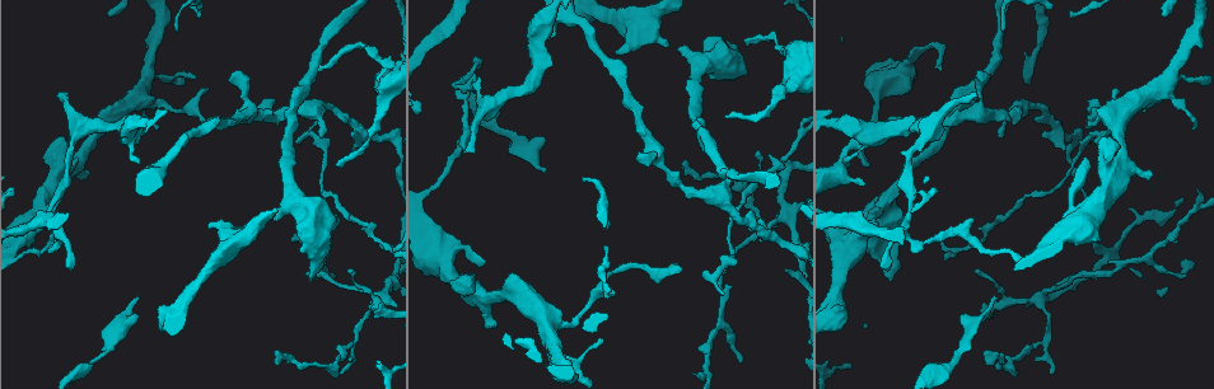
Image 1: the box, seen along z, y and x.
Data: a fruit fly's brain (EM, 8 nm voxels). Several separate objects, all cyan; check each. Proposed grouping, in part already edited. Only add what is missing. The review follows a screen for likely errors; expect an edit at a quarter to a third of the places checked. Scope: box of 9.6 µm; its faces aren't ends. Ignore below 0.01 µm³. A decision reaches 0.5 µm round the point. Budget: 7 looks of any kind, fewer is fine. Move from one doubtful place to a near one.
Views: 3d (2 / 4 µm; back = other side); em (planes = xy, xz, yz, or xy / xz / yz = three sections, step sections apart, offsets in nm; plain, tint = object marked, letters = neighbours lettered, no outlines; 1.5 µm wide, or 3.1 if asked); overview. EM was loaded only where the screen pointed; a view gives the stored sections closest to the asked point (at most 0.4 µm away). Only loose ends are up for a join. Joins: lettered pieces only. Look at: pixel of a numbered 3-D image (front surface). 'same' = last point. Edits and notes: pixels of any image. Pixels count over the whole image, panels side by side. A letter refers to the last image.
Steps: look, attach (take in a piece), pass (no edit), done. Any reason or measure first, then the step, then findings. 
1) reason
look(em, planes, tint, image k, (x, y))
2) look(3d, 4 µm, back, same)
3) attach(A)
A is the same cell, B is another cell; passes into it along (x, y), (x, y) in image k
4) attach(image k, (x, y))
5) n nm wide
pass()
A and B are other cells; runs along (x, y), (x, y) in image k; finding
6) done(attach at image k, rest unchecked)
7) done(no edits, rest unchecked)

free end
look(em, xz, step 8, letters, image 1, (641, 154))

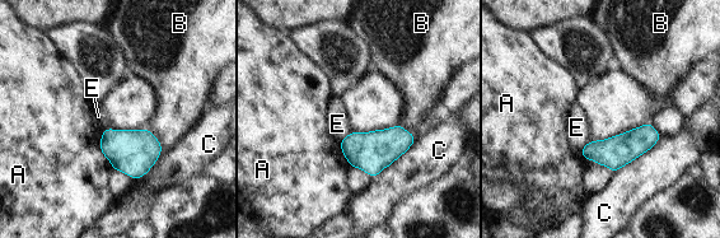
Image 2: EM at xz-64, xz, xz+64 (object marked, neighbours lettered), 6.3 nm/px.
110 nm wide
pass()
A, B, C and E are other cells; border along (101, 132), (101, 153), (113, 168) in image 2; none of them fits

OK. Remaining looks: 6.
free end
look(em, xz, step 4, tint, image 1, (891, 280))

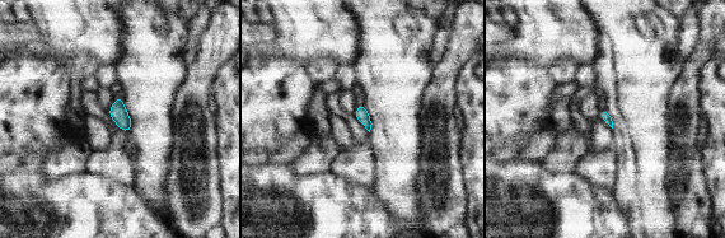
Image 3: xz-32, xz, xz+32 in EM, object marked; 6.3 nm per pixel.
look(em, planes, letters, same)

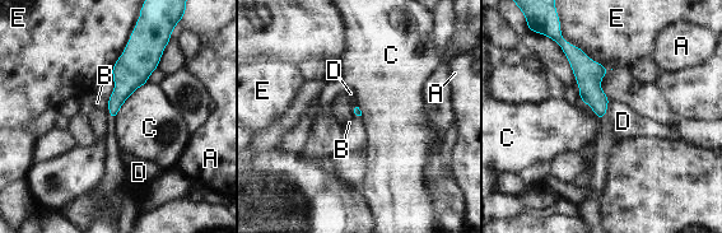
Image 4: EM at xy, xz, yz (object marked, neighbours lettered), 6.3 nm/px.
pass()
A, B, C, D and E are other cells; border along (610, 101), (606, 113), (600, 121) in image 4; none of them fits

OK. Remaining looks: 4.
look(3d, 2 µm, image 1, (350, 272))

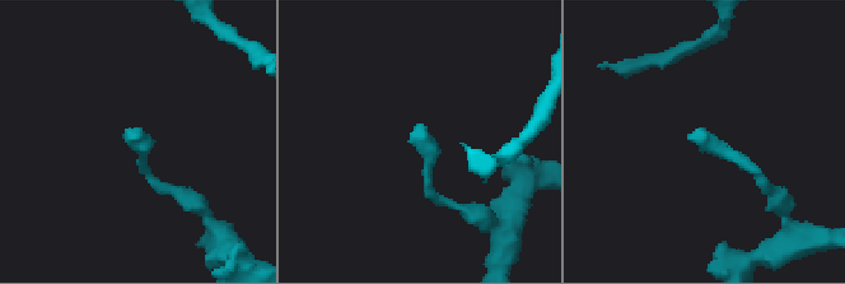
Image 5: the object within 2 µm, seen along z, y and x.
now the EM
look(em, 3.1 µm, xz, step 16, letters, image 5, (416, 124))

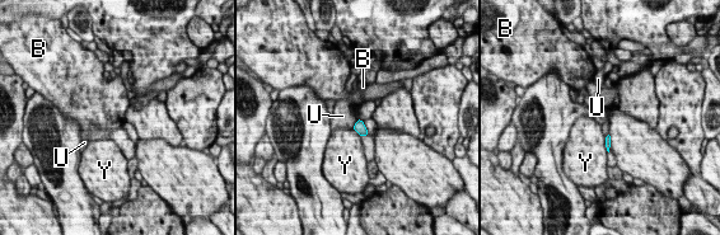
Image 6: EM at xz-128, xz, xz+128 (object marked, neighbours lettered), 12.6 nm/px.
pass()
B, U and Y are other cells; border along (358, 120), (353, 128) in image 6; none of them fits

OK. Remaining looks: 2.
done(no edits, rest unchecked)

